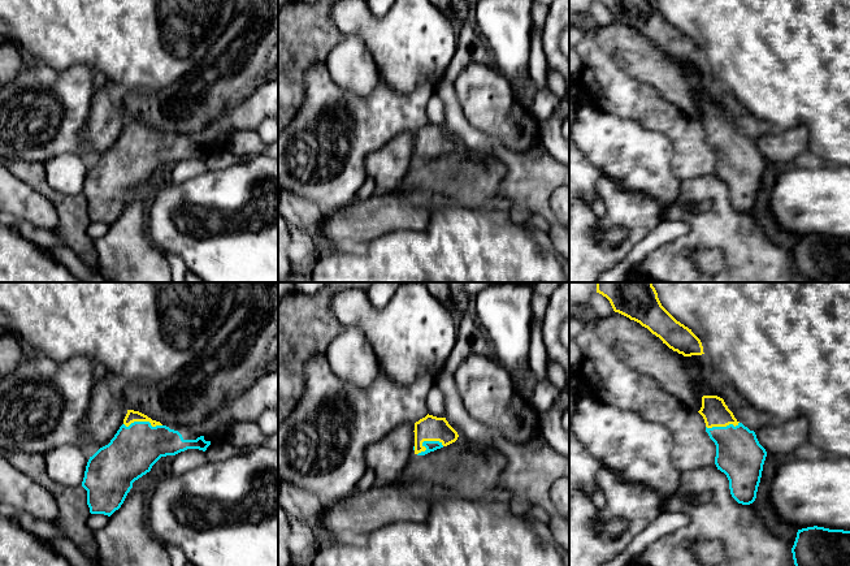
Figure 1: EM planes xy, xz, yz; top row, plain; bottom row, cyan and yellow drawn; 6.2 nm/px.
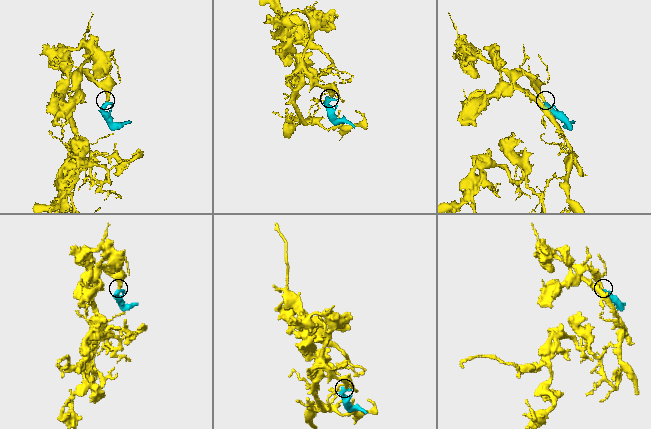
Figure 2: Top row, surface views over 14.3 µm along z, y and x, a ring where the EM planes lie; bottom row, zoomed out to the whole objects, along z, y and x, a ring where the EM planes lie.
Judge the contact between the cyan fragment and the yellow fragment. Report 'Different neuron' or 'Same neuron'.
Same neuron

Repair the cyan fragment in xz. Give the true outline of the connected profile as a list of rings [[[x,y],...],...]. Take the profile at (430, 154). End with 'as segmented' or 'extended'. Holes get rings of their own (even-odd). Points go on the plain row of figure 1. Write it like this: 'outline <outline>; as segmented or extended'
outline [[[426,124],[415,131],[415,163],[425,164],[430,160],[455,151],[457,141],[448,133],[446,126]]]; extended

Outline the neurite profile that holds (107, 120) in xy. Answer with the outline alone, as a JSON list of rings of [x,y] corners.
[[[107,85],[94,92],[84,133],[94,163],[110,151],[126,122],[125,109],[112,101]]]

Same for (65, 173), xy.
[[[77,154],[55,156],[45,164],[45,180],[51,189],[65,195],[82,194],[88,163]]]

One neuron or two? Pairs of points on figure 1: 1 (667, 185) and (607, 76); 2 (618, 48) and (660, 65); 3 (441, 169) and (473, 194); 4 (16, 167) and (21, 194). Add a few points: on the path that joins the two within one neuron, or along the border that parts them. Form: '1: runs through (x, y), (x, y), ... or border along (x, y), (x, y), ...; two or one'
1: border along (602, 109), (659, 130); two
2: runs through (628, 48), (650, 65); one
3: runs through (449, 176), (455, 176), (465, 186); one
4: border along (13, 175), (43, 197); two

